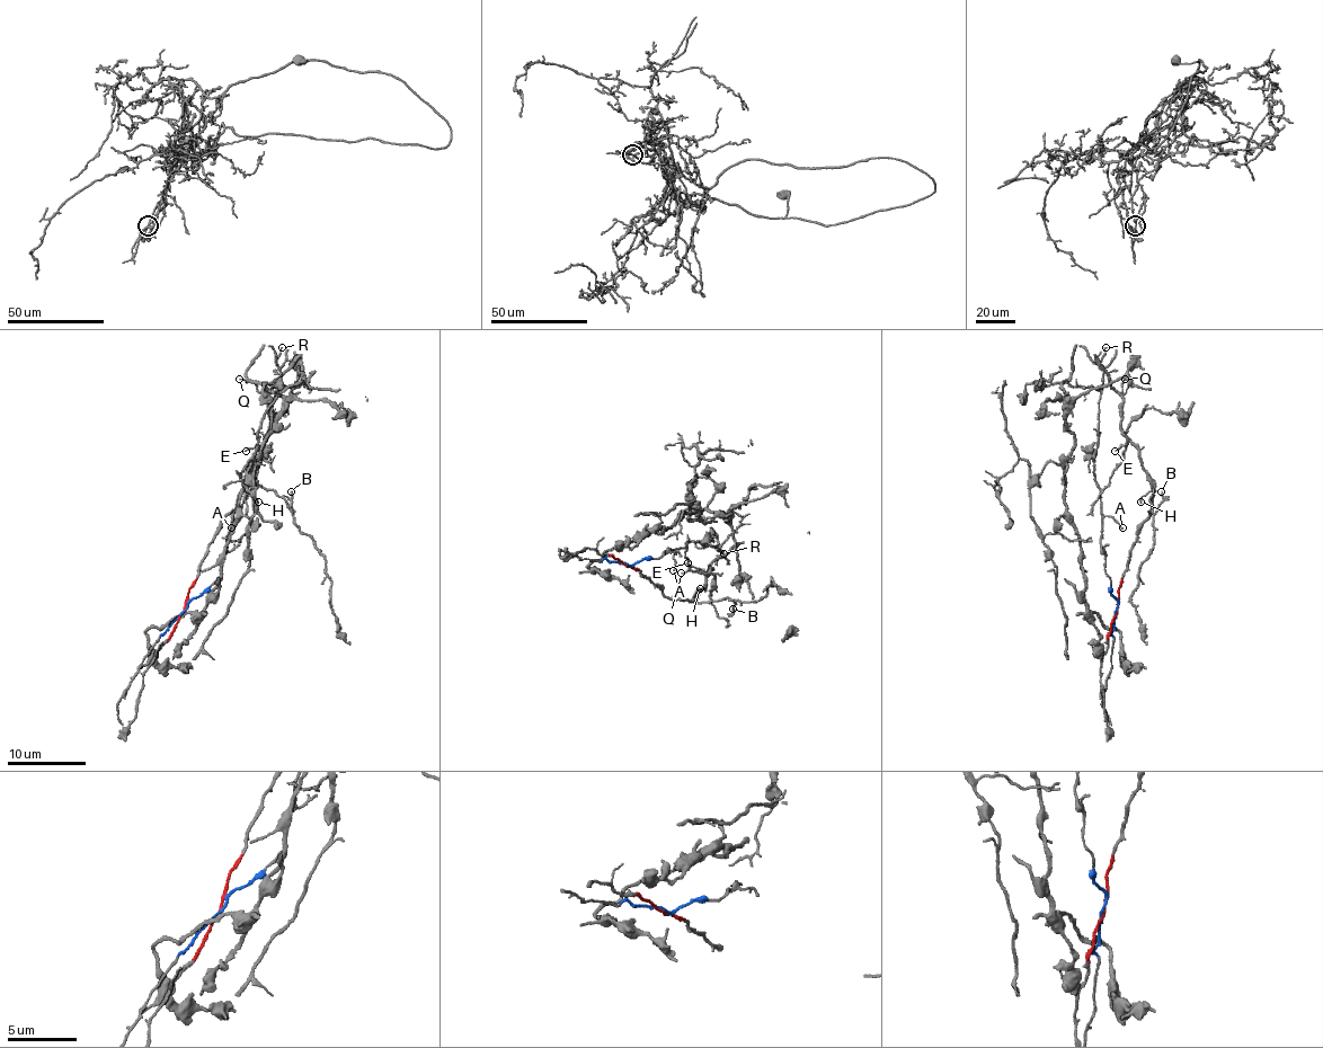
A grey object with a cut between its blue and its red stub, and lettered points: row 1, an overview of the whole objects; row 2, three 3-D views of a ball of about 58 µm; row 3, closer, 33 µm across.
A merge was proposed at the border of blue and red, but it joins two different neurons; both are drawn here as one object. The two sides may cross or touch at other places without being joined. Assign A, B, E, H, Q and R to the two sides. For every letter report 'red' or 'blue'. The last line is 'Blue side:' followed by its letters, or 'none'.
A: blue
B: red
E: red
H: red
Q: red
R: blue
Blue side: A, R

